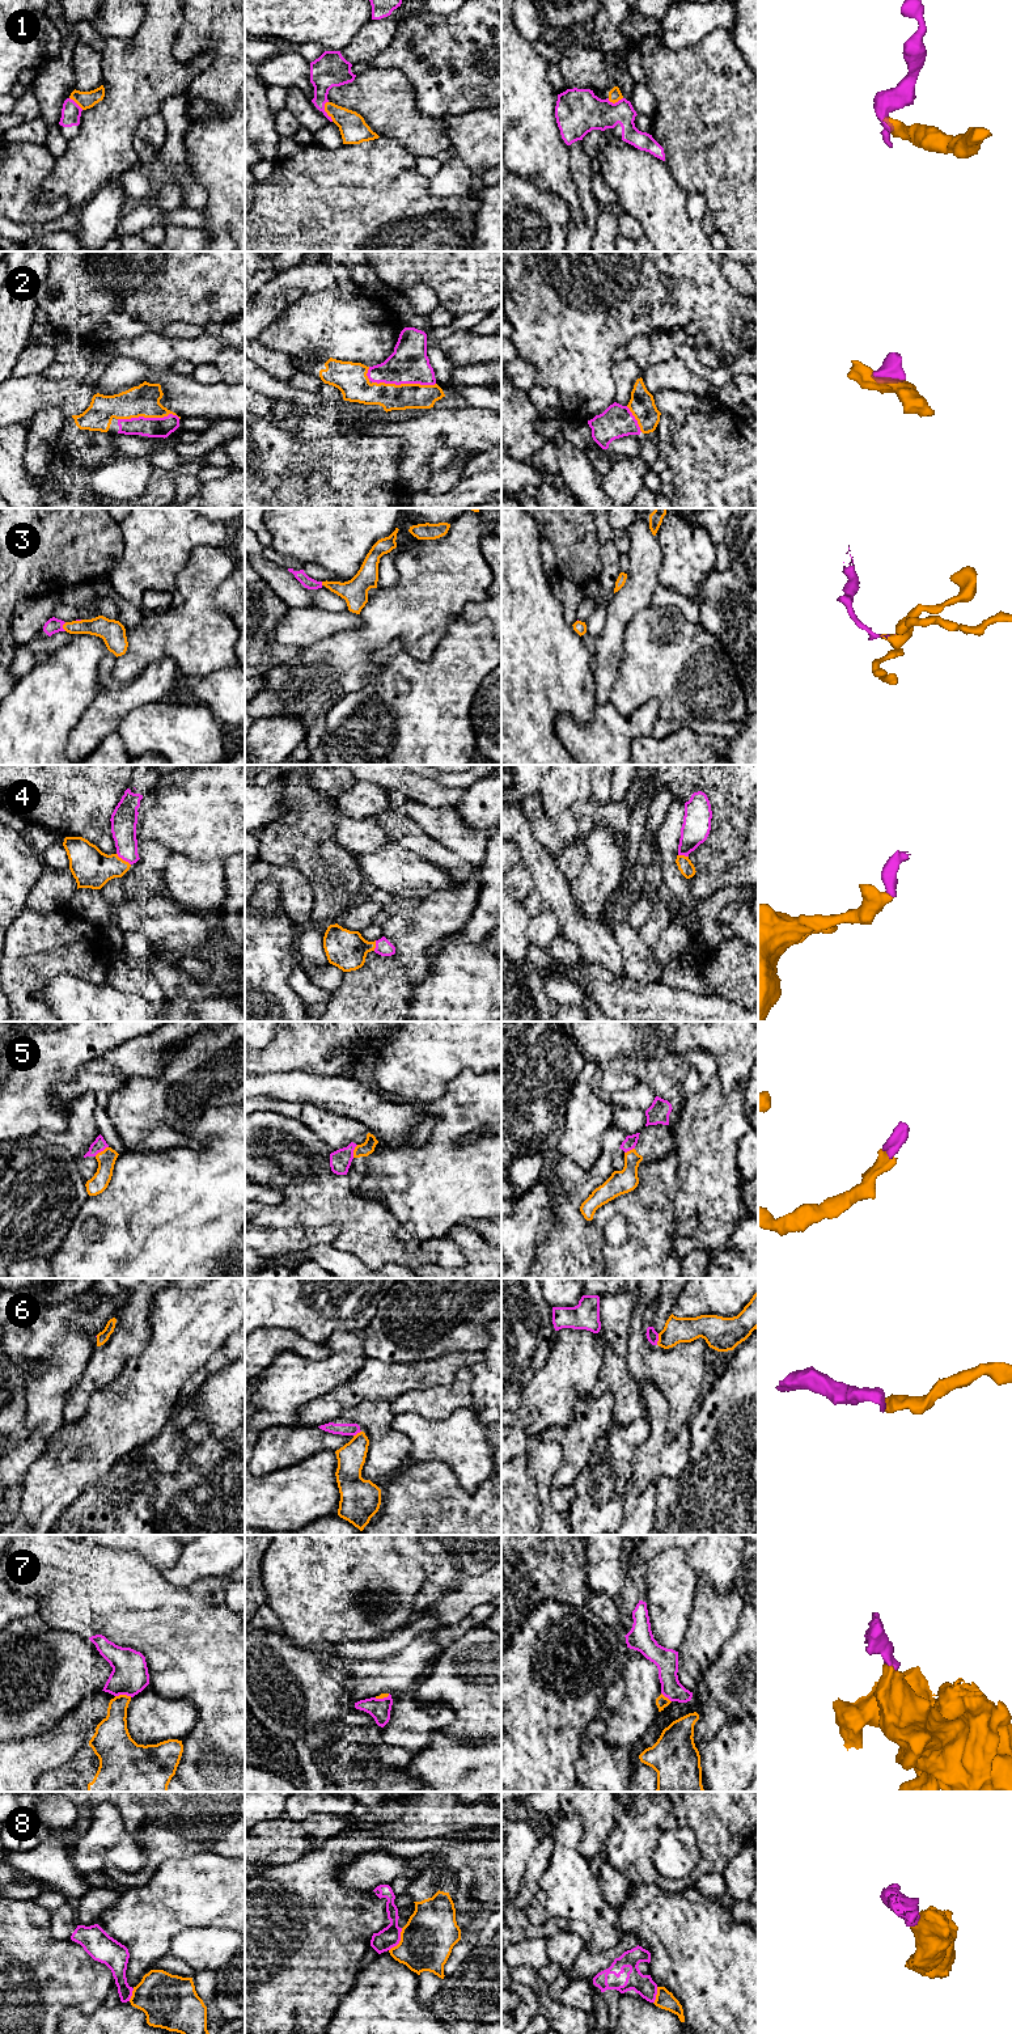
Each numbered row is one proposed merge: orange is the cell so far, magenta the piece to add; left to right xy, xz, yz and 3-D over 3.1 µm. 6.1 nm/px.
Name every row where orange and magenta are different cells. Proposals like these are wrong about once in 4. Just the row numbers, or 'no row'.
5, 8

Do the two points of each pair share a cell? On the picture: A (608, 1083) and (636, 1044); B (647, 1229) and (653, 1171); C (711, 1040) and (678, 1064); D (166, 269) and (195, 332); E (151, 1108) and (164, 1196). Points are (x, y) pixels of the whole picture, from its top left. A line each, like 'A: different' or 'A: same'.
A: same
B: same
C: different
D: different
E: different

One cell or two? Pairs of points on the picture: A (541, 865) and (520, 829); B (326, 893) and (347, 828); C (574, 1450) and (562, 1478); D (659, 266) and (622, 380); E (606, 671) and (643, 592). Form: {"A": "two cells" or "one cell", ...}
{"A": "one cell", "B": "two cells", "C": "one cell", "D": "two cells", "E": "one cell"}

